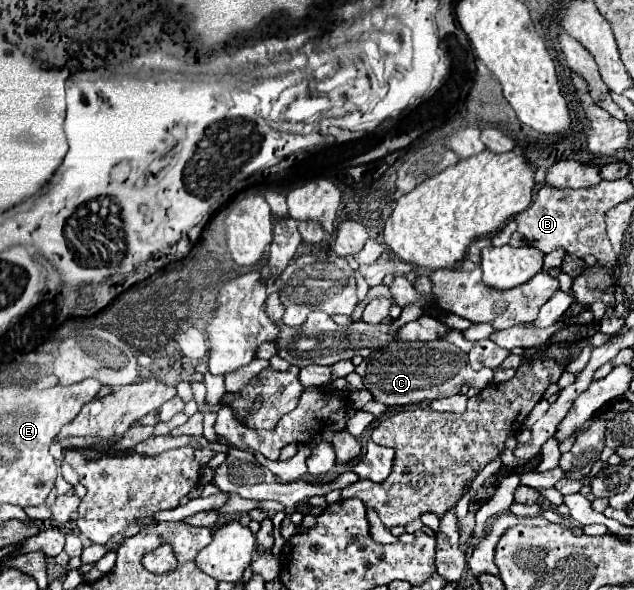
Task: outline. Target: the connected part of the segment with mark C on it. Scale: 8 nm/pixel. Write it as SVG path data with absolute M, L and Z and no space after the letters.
M390 342L380 350L372 352L356 372L364 380L364 388L372 392L376 402L386 406L406 406L422 400L448 398L458 394L460 386L466 384L479 390L492 384L493 370L482 368L474 371L468 364L468 354L448 342Z

